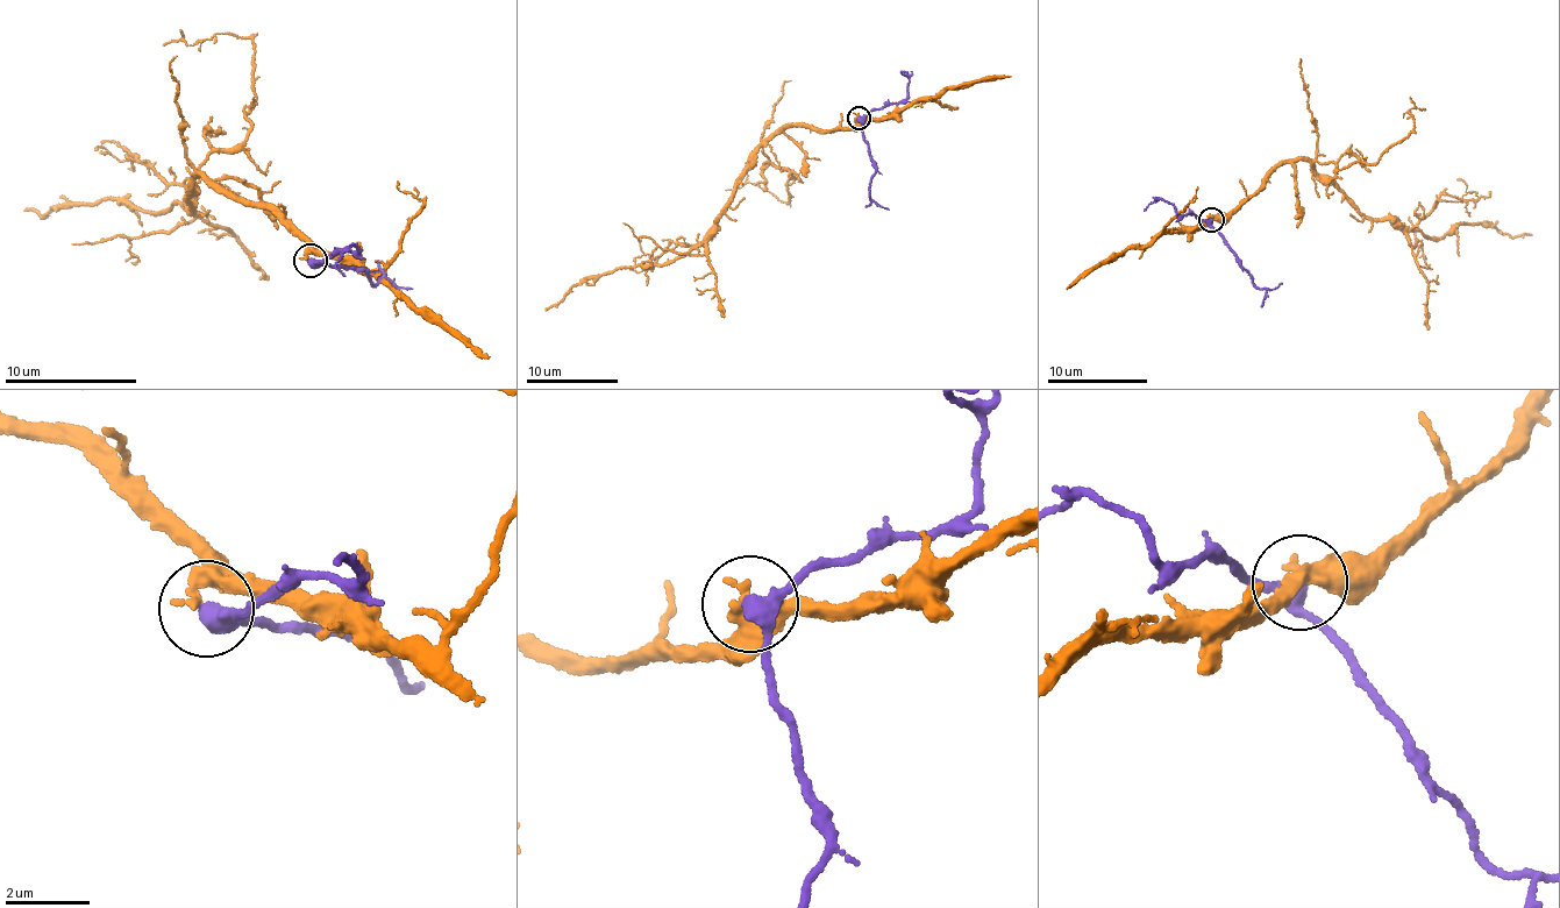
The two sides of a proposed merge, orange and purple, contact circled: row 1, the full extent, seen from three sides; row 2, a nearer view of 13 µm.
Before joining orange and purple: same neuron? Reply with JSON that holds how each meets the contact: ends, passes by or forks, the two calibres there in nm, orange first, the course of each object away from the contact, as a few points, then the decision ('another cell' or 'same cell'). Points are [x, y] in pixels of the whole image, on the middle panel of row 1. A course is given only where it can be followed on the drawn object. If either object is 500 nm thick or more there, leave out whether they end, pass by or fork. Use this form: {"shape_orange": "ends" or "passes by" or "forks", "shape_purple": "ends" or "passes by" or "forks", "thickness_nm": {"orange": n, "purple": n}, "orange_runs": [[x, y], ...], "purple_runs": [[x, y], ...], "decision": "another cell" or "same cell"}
{"shape_orange": "ends", "shape_purple": "passes by", "thickness_nm": {"orange": 280, "purple": 360}, "orange_runs": [[857, 118], [850, 128], [790, 122], [761, 146], [718, 225], [689, 250], [664, 264], [590, 276], [545, 310]], "purple_runs": [[860, 119], [876, 170], [868, 189], [869, 198], [889, 208]], "decision": "another cell"}

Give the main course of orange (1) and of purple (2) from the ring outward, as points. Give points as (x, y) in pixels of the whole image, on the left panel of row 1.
1: (308, 259), (270, 208), (218, 193), (204, 175), (189, 192), (196, 208), (109, 199), (38, 218), (25, 210)
2: (311, 260), (368, 274), (371, 283), (386, 277), (413, 288)

